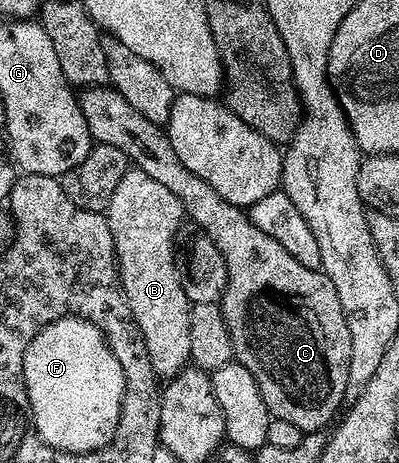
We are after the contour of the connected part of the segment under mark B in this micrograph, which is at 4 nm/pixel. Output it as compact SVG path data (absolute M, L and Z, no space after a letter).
M136 168L125 171L123 180L119 180L119 188L111 196L107 207L107 217L113 250L117 254L117 277L121 280L121 291L125 293L127 304L131 308L133 318L137 321L139 332L143 332L143 340L147 344L147 356L151 356L153 370L158 379L174 378L180 370L185 369L191 352L191 320L189 307L191 303L183 292L181 272L177 268L177 256L173 253L173 241L177 229L186 221L187 215L179 196L170 192L159 180L151 180L147 172Z

